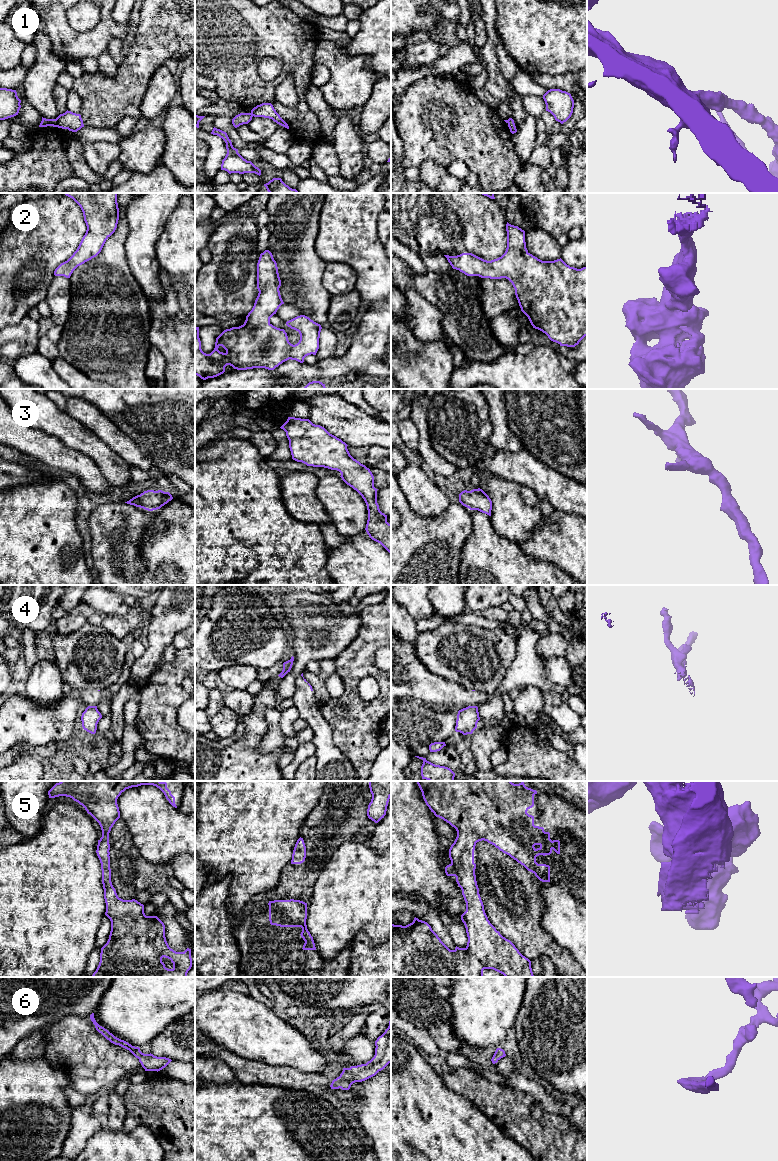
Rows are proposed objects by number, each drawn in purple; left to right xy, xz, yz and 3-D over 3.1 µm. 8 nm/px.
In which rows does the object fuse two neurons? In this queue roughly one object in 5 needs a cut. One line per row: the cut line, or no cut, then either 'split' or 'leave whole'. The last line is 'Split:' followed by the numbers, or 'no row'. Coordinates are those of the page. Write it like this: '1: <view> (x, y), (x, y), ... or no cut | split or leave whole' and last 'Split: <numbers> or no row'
1: xy (54, 119), (58, 126) | split
2: no cut | leave whole
3: no cut | leave whole
4: xy (93, 706), (96, 707) | split
5: no cut | leave whole
6: no cut | leave whole
Split: 1, 4

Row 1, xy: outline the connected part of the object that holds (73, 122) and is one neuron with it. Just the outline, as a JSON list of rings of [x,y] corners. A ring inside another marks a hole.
[[[68,110],[60,114],[55,120],[58,128],[68,129],[72,132],[77,132],[84,127],[81,115]]]

